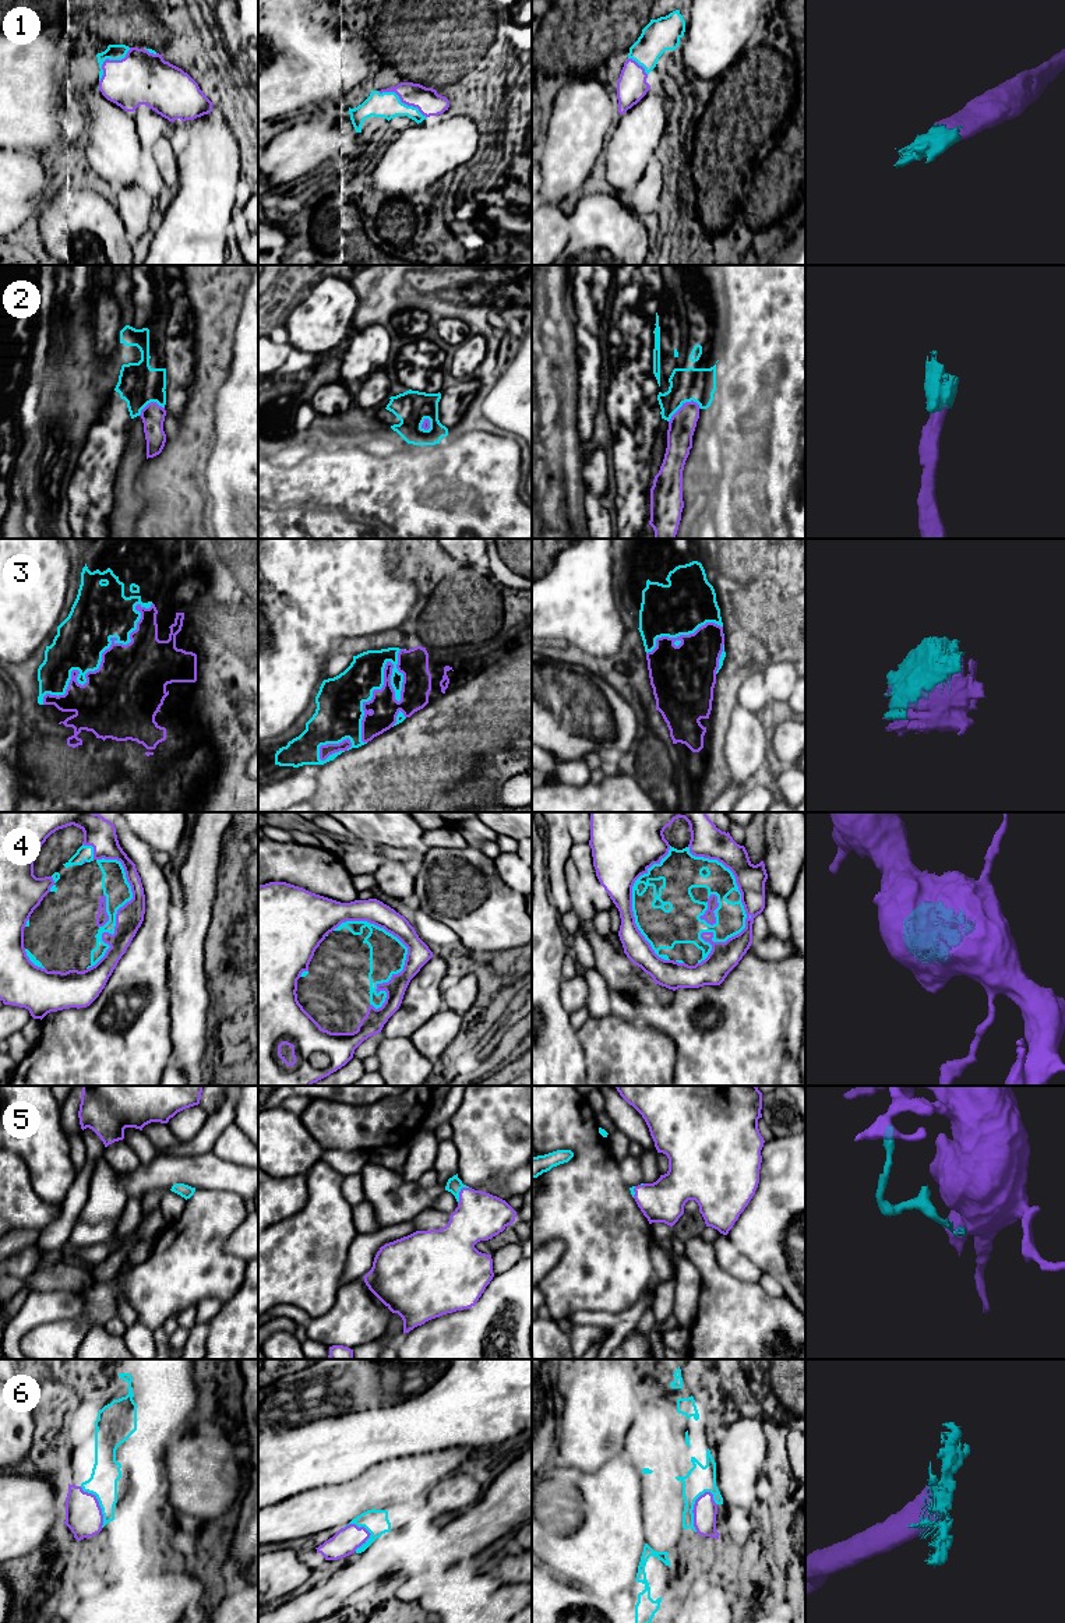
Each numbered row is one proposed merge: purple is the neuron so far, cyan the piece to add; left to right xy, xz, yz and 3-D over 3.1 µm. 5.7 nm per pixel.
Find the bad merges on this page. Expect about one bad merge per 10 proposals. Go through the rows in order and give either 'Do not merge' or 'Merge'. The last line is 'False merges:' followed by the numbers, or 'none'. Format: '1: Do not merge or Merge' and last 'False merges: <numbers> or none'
1: Merge
2: Merge
3: Merge
4: Merge
5: Merge
6: Merge
False merges: none

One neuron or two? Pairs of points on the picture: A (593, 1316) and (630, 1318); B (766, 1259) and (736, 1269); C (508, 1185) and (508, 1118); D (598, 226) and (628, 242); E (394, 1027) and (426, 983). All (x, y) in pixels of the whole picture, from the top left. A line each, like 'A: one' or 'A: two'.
A: one
B: two
C: two
D: one
E: one

